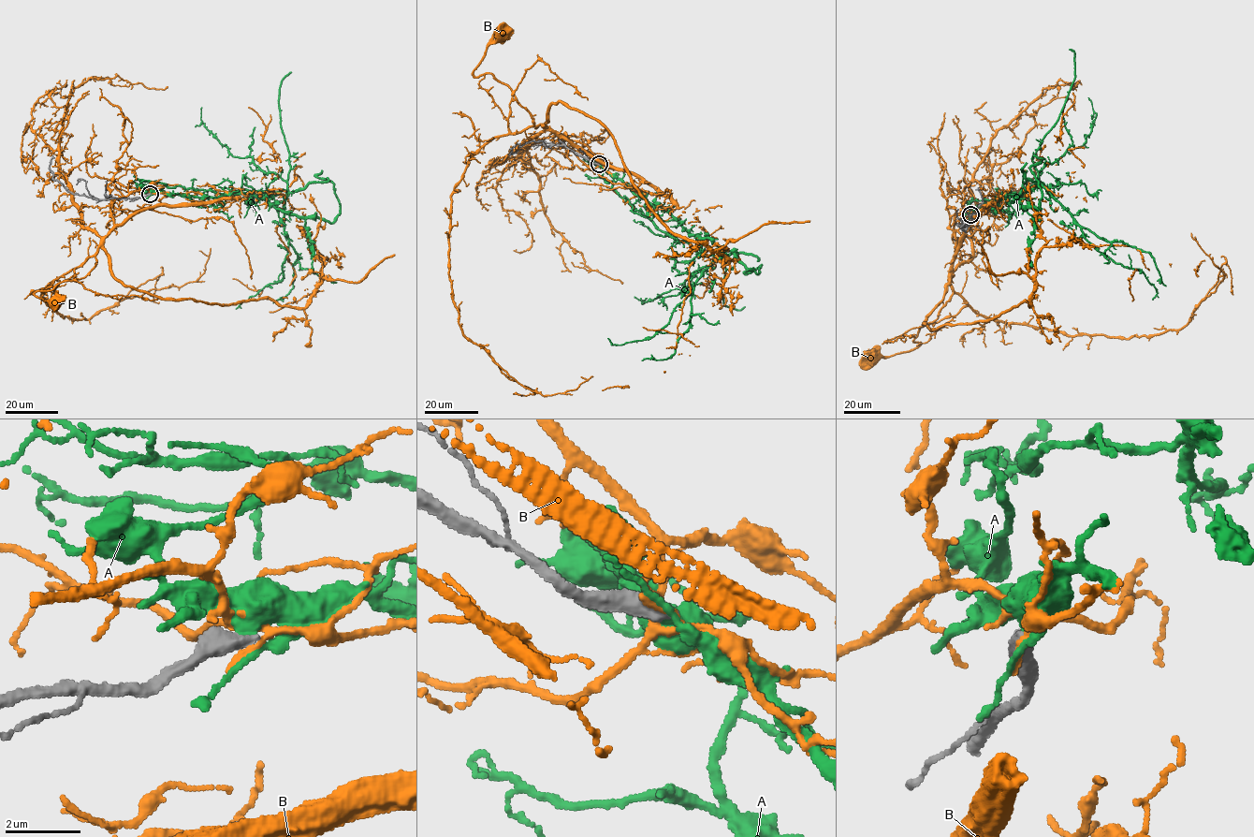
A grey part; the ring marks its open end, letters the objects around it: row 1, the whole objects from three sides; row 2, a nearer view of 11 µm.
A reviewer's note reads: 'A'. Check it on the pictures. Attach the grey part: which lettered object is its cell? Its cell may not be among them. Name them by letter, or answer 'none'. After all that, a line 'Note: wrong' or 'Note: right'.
none
Note: wrong

